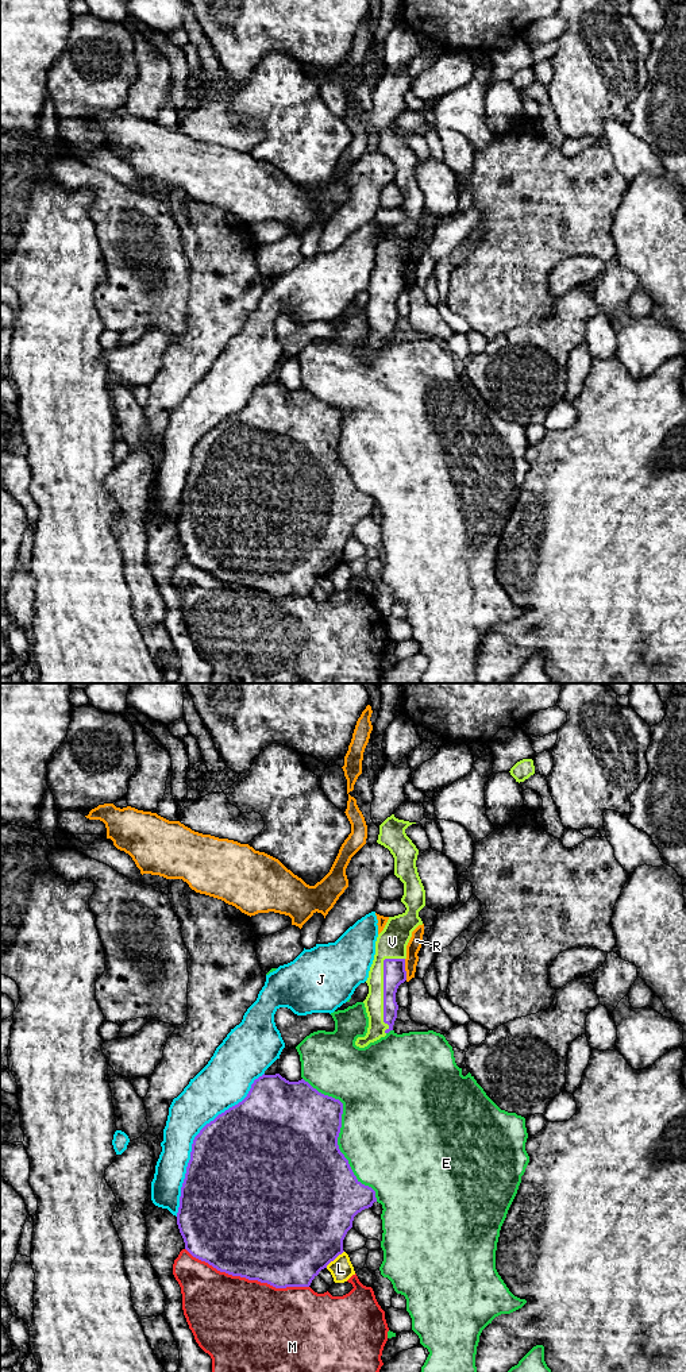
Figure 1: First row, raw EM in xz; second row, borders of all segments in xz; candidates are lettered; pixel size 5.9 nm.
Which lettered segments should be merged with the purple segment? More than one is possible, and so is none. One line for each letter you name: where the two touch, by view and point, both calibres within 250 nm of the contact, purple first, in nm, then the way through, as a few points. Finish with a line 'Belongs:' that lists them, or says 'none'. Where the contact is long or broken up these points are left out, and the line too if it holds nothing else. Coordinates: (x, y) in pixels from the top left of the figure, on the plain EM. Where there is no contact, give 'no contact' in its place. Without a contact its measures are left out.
V: contact xz (384, 296); calibres 140 and 160 nm
Belongs: V

